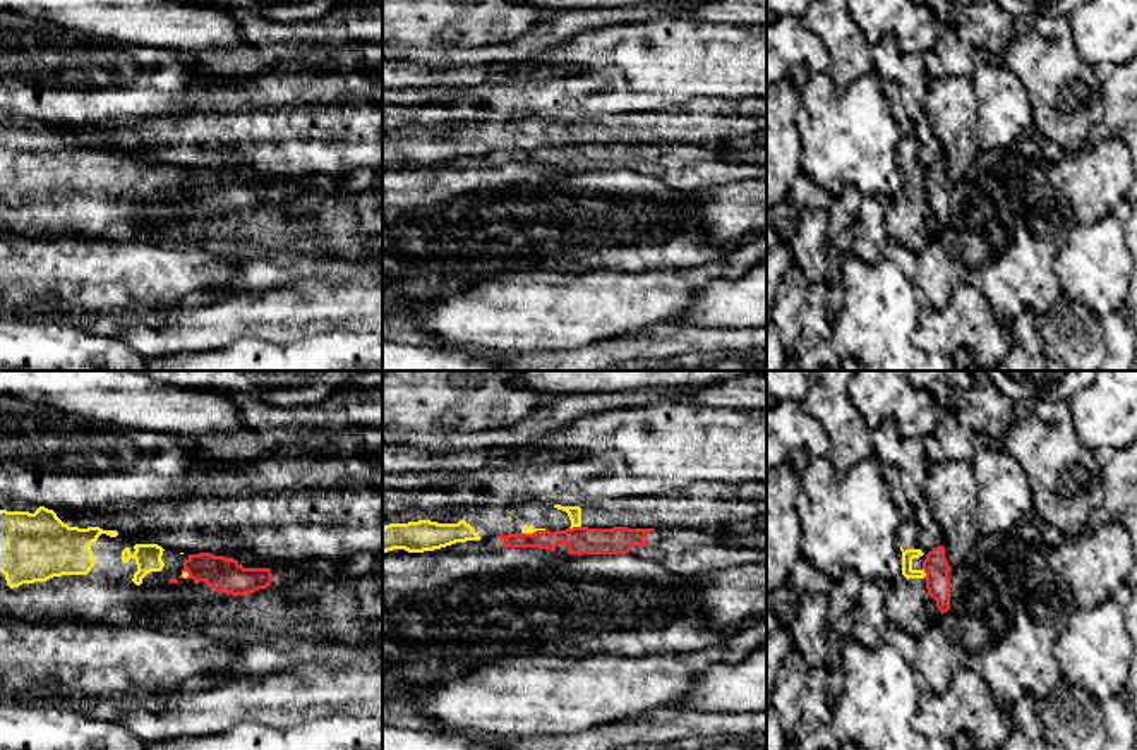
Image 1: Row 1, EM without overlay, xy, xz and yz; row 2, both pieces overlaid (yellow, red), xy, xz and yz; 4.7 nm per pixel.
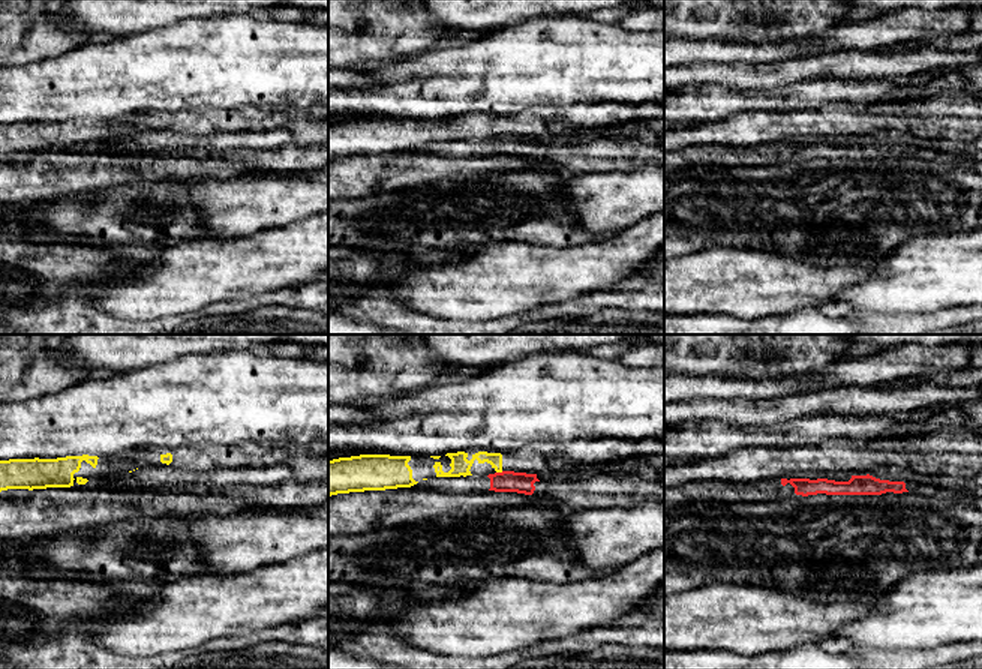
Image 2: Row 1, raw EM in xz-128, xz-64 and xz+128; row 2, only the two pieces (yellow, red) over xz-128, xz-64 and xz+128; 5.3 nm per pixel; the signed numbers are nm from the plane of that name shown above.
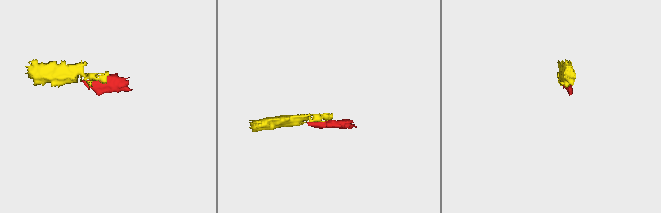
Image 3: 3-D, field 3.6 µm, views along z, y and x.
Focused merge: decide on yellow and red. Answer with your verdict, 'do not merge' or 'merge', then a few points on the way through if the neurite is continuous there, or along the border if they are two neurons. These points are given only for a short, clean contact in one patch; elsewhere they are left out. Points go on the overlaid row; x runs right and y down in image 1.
do not merge; border along xz (580, 526), (570, 529)

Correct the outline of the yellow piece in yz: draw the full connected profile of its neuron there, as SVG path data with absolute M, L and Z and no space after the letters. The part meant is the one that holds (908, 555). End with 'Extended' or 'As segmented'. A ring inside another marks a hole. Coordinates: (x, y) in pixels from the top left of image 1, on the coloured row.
M905 539L900 546L902 551L902 575L909 578L924 578L926 573L923 570L924 553L912 542L912 539Z. Extended

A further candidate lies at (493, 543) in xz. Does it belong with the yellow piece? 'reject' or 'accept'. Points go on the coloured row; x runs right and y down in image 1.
reject

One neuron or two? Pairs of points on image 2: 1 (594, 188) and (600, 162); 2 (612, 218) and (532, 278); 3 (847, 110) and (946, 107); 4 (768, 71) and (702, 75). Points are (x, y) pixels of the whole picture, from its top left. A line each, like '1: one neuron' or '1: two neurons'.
1: two neurons
2: two neurons
3: one neuron
4: one neuron

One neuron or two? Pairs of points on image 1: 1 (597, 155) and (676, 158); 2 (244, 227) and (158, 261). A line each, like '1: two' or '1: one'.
1: one
2: one

